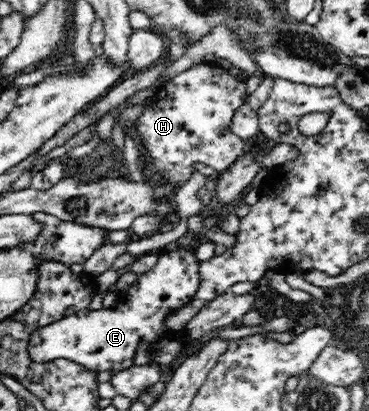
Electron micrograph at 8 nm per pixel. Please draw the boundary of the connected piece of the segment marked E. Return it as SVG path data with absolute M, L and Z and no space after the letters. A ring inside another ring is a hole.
M173 245L159 252L158 256L152 269L139 274L128 289L117 292L118 300L113 309L91 311L87 308L65 320L33 331L29 339L30 357L36 362L64 357L90 372L98 374L112 371L115 374L134 365L136 351L140 343L144 343L149 345L148 353L153 361L151 364L162 367L162 363L155 361L153 345L164 340L184 342L188 339L186 335L182 336L186 323L178 329L172 329L167 326L167 321L170 316L194 305L200 293L202 276L198 271L199 262L189 249L178 249Z

